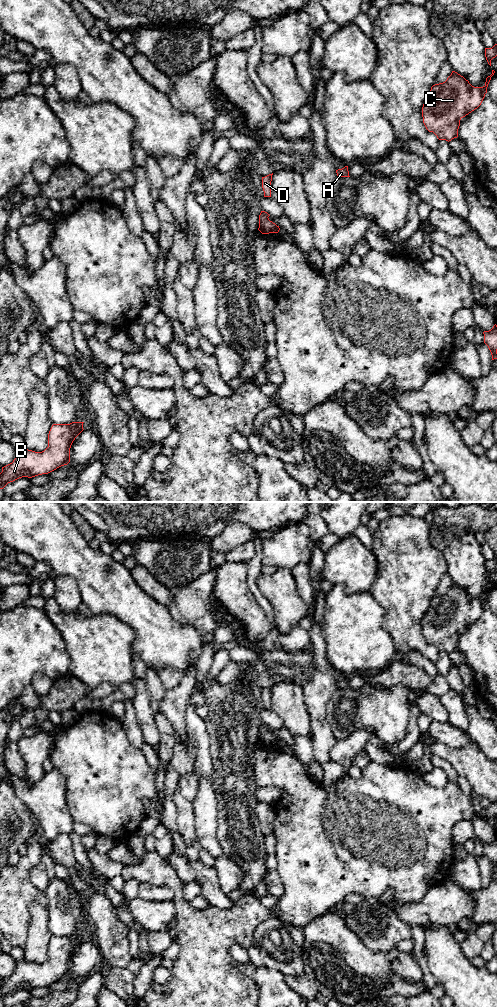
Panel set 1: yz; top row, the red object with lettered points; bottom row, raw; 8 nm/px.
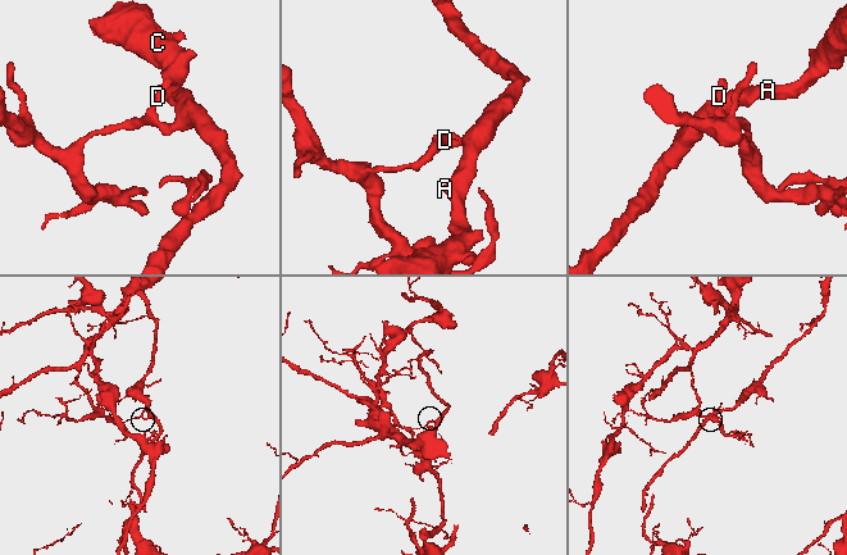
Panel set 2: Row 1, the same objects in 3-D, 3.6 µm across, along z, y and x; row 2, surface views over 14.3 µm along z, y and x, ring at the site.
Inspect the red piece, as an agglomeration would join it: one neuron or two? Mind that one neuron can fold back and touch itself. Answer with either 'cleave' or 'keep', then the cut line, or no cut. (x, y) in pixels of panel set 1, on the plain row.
cleave; cut in yz along (259, 737), (269, 744)

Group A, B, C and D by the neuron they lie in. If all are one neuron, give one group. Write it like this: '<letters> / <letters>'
A B C / D

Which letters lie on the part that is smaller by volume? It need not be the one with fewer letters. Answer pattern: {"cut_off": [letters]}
{"cut_off": ["A", "B", "C"]}

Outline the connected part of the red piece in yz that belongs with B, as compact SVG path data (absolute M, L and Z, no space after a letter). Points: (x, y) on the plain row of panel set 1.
M84 934L53 936L48 946L48 959L42 964L23 960L17 963L12 975L2 979L0 1001L22 989L48 986L70 974L70 960L84 942Z

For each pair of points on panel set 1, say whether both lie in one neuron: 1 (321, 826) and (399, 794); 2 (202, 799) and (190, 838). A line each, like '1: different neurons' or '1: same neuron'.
1: same neuron
2: different neurons

